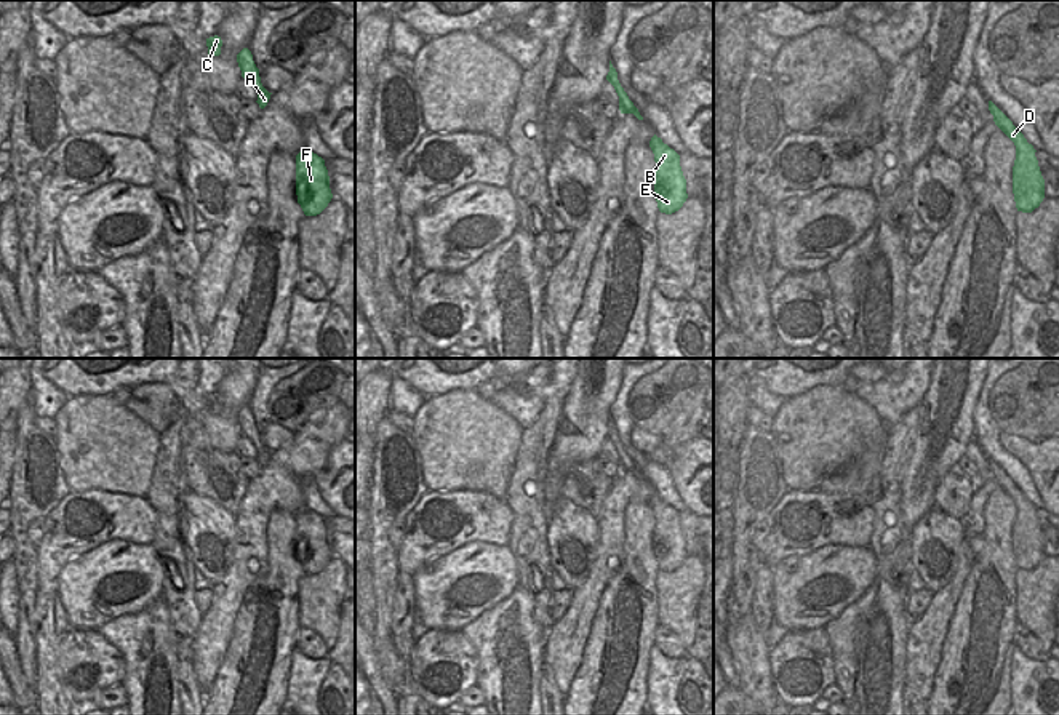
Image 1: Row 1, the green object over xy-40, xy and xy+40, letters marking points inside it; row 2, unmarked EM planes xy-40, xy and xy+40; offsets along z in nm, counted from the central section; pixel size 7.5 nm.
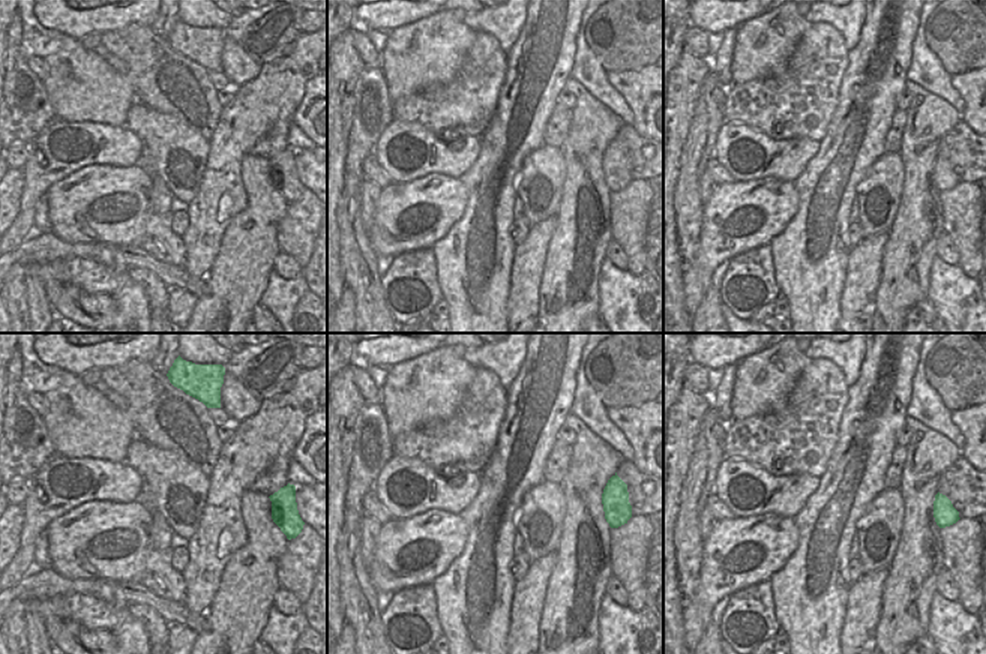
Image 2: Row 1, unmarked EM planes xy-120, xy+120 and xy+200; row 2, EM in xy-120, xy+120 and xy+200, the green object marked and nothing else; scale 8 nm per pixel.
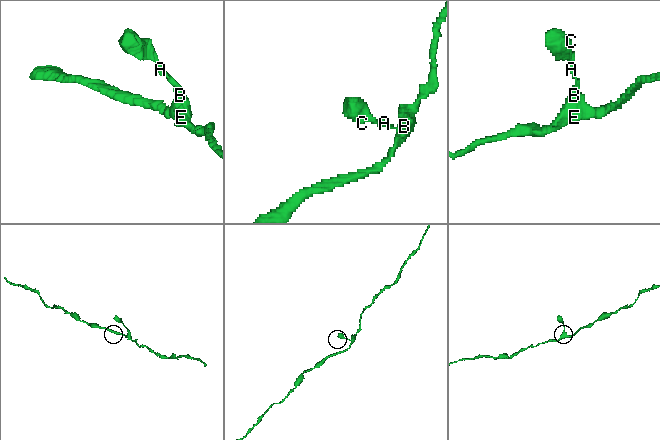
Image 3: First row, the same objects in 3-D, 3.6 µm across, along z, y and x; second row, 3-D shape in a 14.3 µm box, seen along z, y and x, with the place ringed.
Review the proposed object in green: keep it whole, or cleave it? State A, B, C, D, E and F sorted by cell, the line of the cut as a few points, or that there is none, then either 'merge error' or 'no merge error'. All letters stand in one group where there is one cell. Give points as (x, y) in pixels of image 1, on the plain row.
A B C D E F; no cut; no merge error

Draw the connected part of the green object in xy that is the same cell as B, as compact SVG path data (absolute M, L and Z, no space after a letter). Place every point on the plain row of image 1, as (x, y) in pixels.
M656 493L649 499L654 512L654 553L661 571L678 569L688 557L680 513Z

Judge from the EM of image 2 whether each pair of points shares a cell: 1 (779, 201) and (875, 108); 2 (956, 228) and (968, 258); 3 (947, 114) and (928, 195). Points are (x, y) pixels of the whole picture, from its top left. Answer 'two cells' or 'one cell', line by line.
1: two cells
2: one cell
3: one cell

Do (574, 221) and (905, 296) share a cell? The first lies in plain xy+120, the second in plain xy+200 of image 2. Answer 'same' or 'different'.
same

